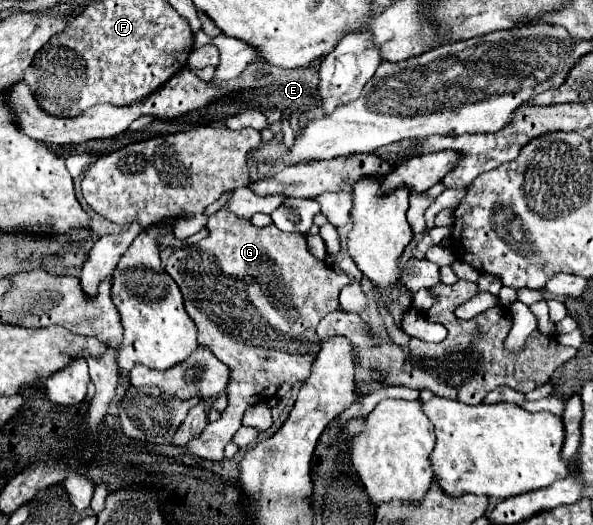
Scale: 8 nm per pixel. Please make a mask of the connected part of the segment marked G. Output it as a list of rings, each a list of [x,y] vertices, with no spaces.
[[[227,208],[213,214],[205,228],[209,234],[193,246],[175,250],[169,256],[165,270],[177,282],[183,294],[185,310],[197,326],[199,344],[209,348],[211,354],[231,370],[231,380],[227,386],[229,404],[221,418],[217,422],[209,422],[197,438],[189,440],[181,448],[197,458],[223,460],[223,448],[241,428],[245,408],[267,402],[271,396],[275,396],[281,382],[301,384],[307,380],[311,364],[321,348],[315,326],[323,316],[339,308],[339,292],[349,284],[349,278],[311,256],[303,234],[281,232],[275,226],[257,228],[249,220],[231,214]]]

